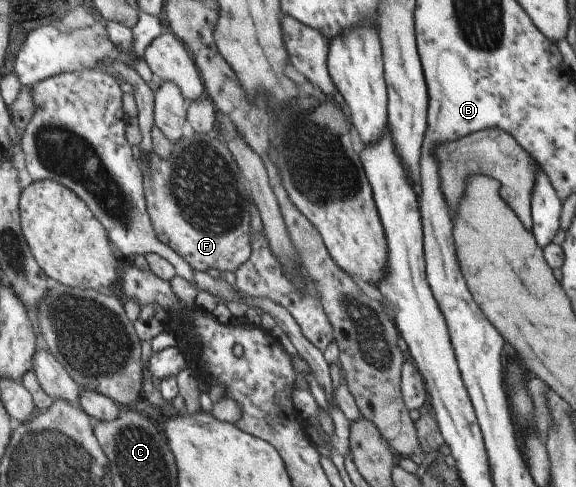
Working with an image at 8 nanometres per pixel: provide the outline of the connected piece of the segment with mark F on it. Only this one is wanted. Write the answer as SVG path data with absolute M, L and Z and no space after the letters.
M213 129L208 133L181 136L172 143L172 151L166 159L160 159L154 151L150 151L146 157L142 155L142 151L134 151L139 155L138 167L142 175L146 211L156 239L168 245L194 271L202 273L207 269L216 269L222 273L235 273L242 263L248 261L251 252L250 198L240 169L230 151L220 143L217 136L218 133Z

